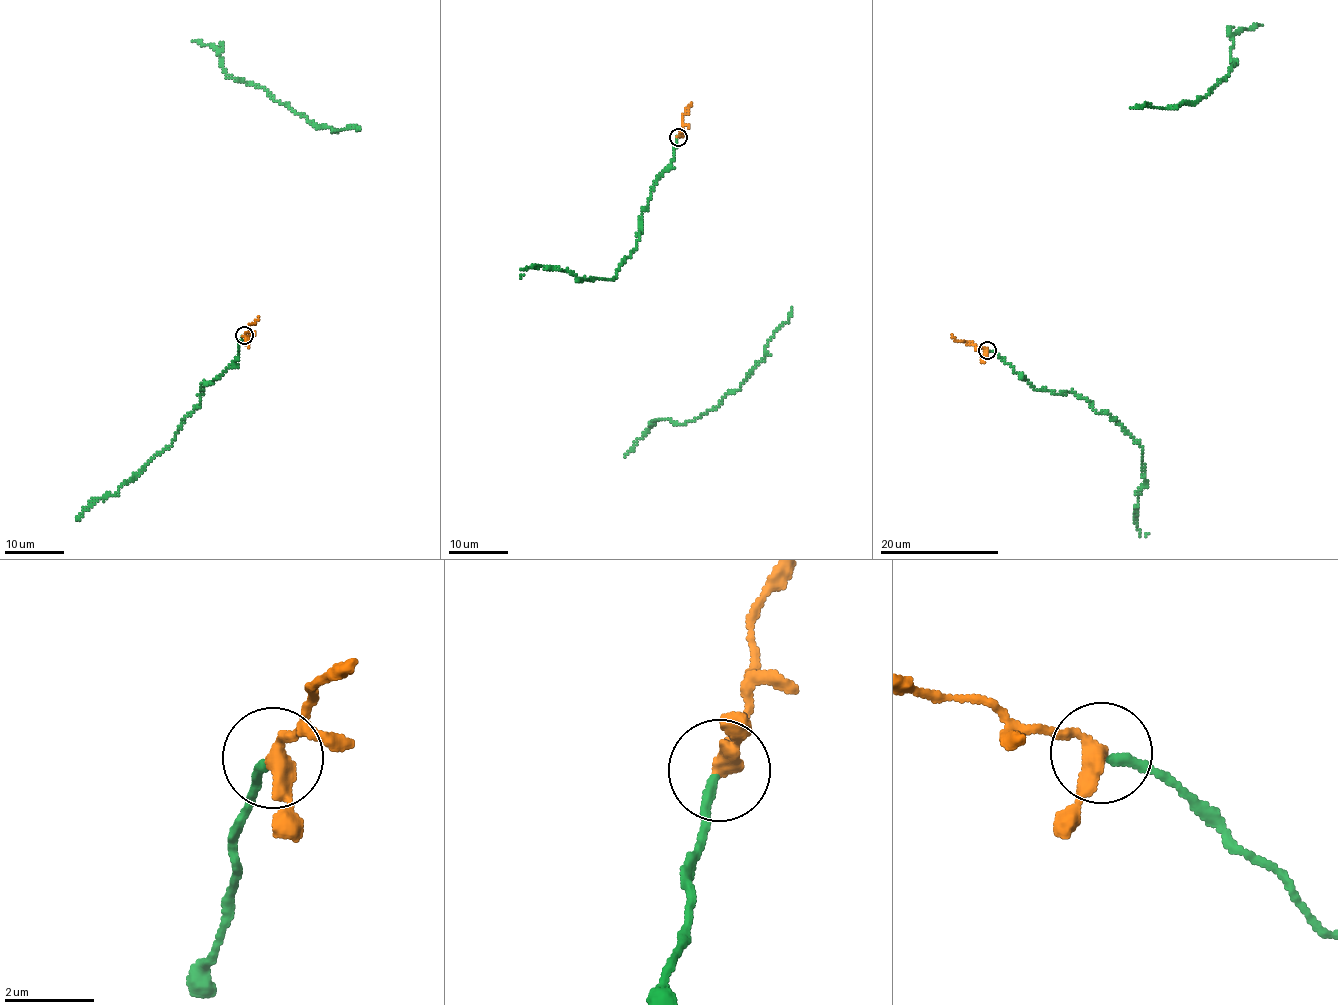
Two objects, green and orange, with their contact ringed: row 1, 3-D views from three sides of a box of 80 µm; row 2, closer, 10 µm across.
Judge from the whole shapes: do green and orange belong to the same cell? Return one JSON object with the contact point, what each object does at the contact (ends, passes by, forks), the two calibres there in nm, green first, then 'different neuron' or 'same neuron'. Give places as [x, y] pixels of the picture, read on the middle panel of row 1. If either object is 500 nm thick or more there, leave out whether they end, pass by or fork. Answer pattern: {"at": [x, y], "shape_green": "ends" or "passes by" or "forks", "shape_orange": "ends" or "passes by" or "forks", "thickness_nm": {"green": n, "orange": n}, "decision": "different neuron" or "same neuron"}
{"at": [678, 137], "shape_green": "ends", "shape_orange": "passes by", "thickness_nm": {"green": 200, "orange": 320}, "decision": "different neuron"}

